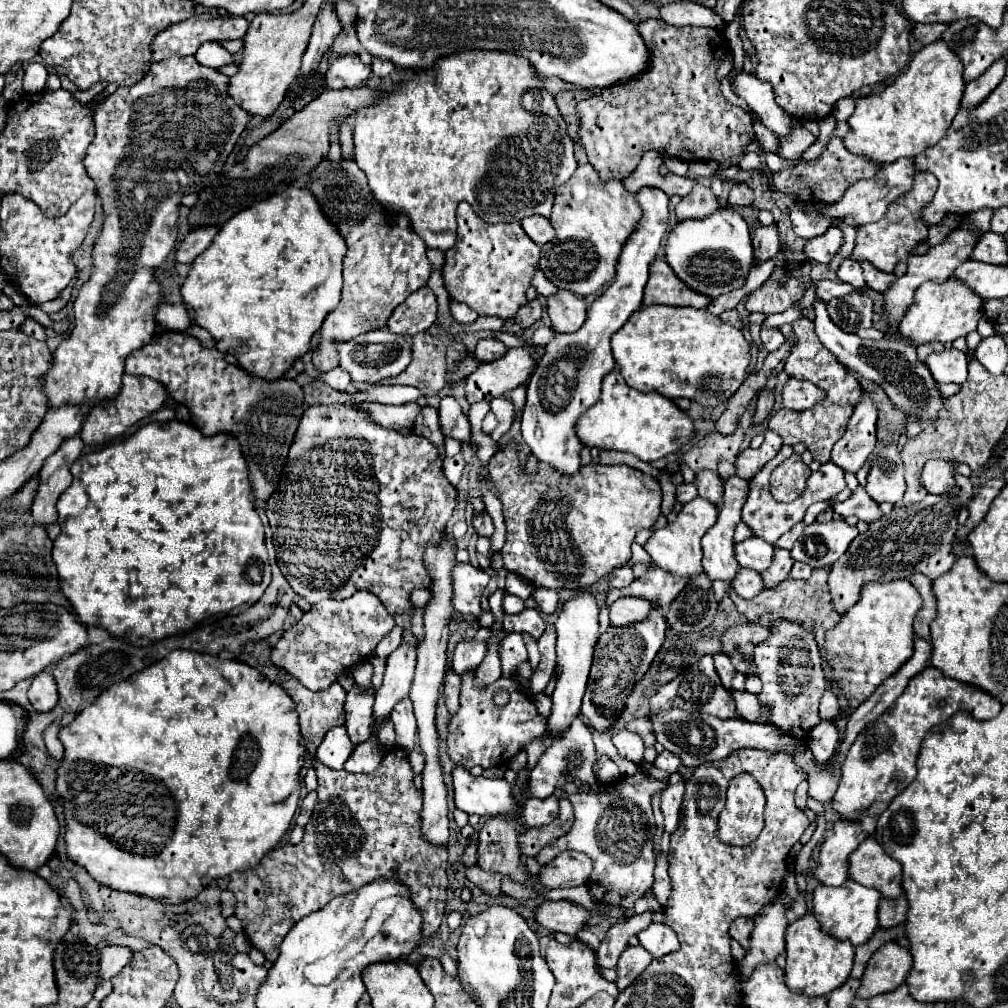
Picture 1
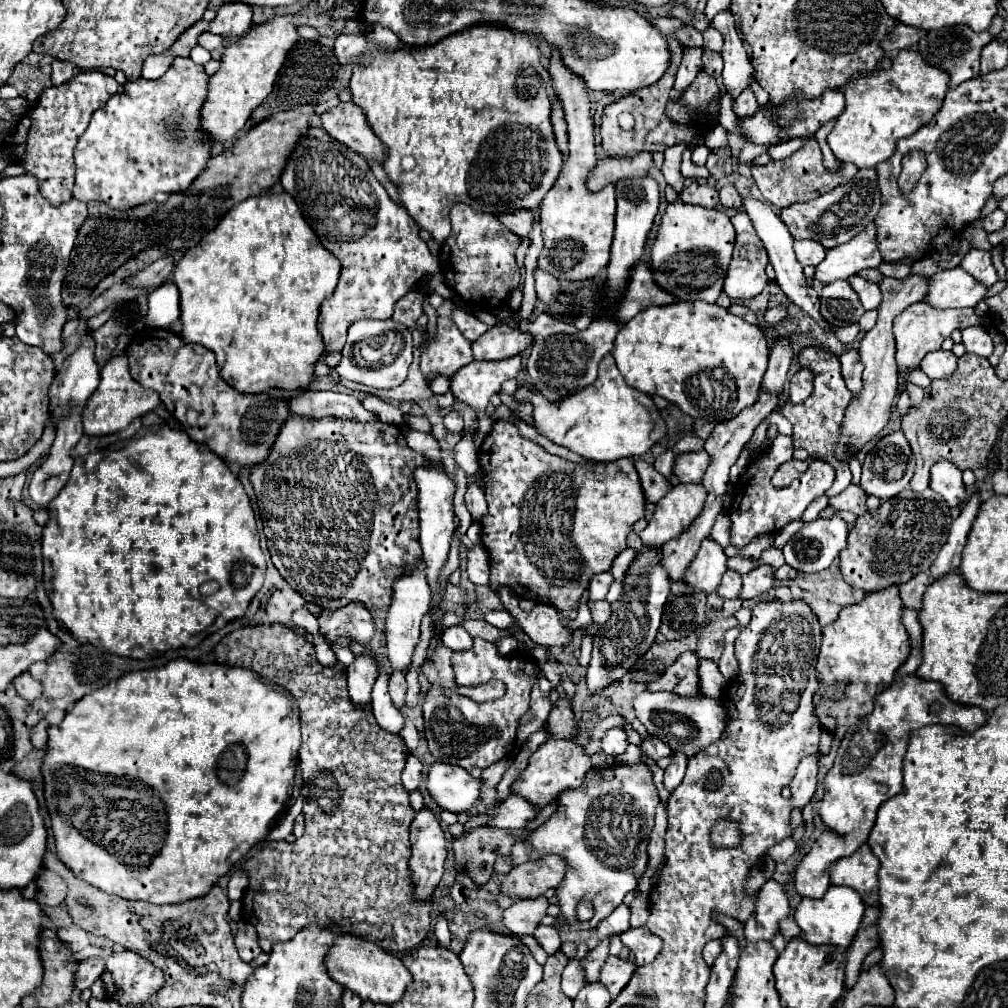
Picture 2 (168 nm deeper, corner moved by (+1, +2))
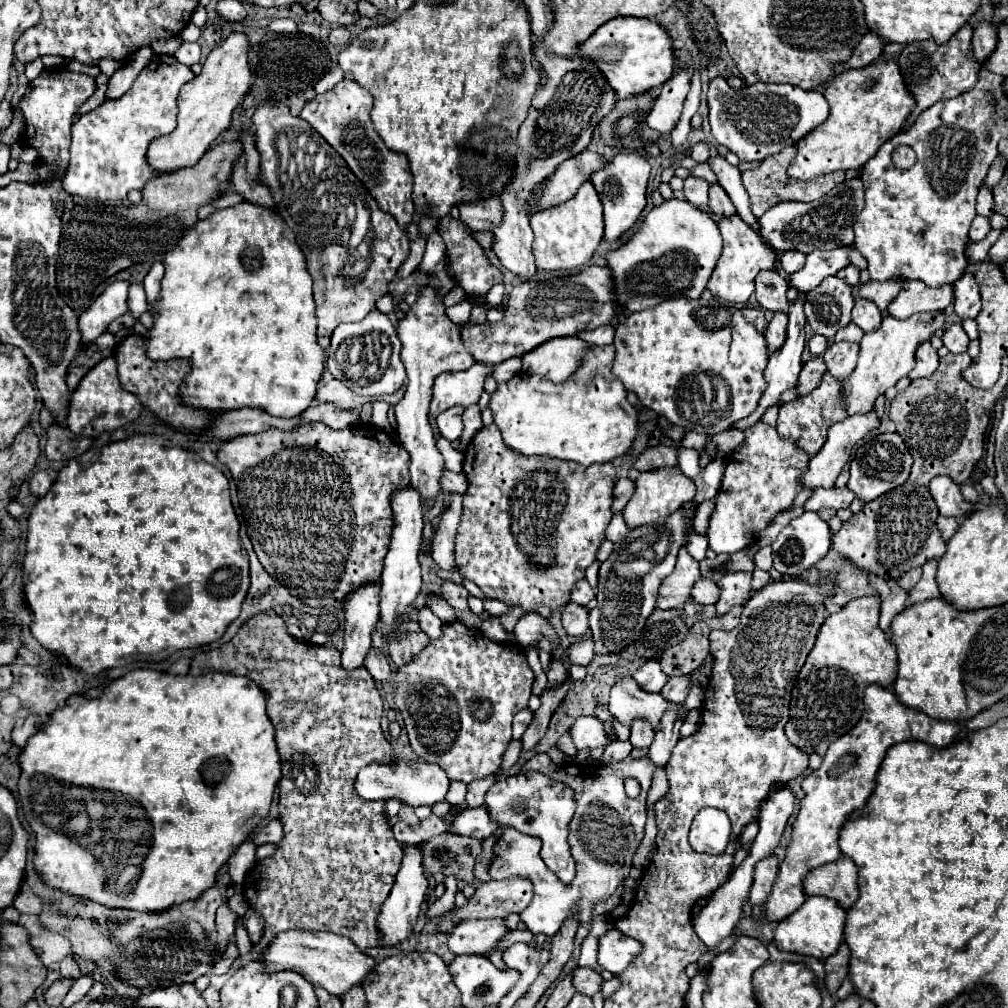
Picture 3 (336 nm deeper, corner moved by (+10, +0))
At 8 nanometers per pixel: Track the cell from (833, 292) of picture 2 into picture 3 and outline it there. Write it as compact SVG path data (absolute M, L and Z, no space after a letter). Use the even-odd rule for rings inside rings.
M837 276L825 278L815 290L811 290L805 296L805 316L815 334L823 334L829 340L835 336L835 332L851 322L851 308L853 308L853 294L851 288Z

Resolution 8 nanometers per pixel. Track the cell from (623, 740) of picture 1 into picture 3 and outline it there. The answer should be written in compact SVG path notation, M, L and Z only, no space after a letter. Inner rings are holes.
M581 716L577 722L571 726L571 736L577 746L577 750L595 750L607 746L609 738L603 730L603 722L595 716Z

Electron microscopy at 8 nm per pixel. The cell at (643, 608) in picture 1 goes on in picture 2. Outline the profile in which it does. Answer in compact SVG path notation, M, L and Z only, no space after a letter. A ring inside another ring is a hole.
M588 600L588 608L592 614L592 624L604 624L610 618L610 604L606 600L602 600L602 602Z

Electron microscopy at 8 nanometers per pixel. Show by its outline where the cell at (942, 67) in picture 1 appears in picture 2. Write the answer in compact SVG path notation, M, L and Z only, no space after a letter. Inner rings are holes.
M902 50L888 70L880 68L850 80L844 86L844 112L836 118L826 138L836 160L852 162L858 168L874 168L878 162L888 160L896 148L896 140L914 134L934 118L948 92L946 82L946 74L926 66L916 50Z

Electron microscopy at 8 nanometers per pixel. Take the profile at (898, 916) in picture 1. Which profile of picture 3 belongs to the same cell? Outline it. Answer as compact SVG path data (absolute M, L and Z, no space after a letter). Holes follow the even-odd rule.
M843 942L839 950L825 960L825 986L829 994L835 994L849 970L849 946Z

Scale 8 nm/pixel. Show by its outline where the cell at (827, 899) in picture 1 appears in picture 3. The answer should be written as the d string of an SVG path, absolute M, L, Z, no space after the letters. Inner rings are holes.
M809 896L801 908L779 922L779 926L775 928L775 942L785 952L799 952L803 956L825 960L835 954L839 944L843 942L845 918L847 910L843 910L839 904L833 904L833 900L825 900L823 896Z

